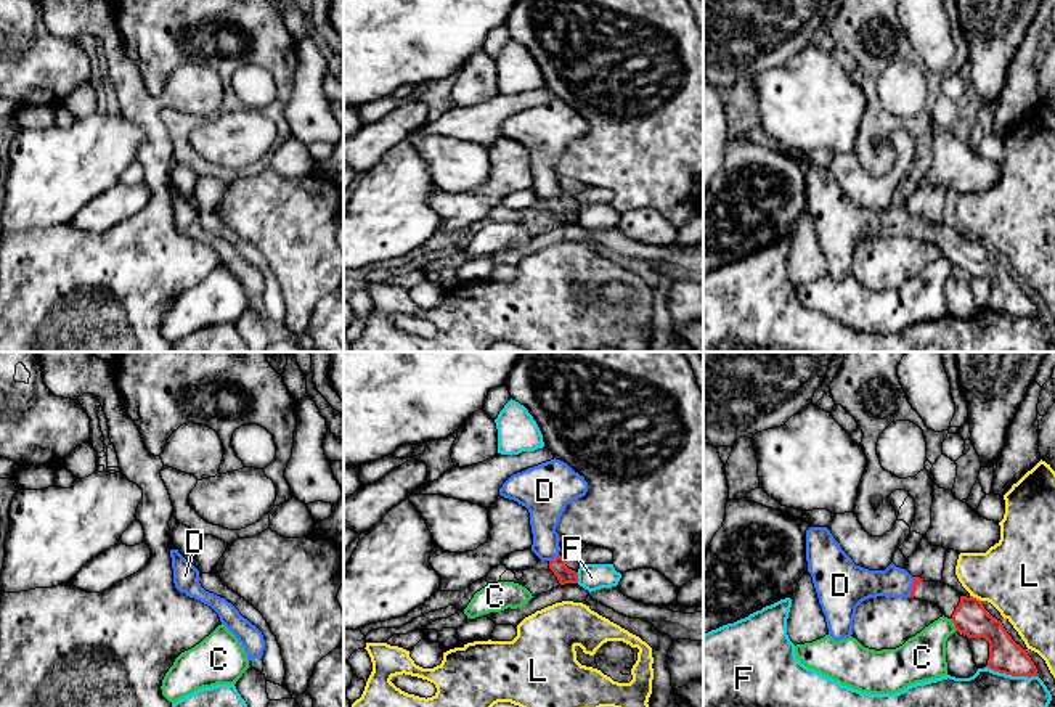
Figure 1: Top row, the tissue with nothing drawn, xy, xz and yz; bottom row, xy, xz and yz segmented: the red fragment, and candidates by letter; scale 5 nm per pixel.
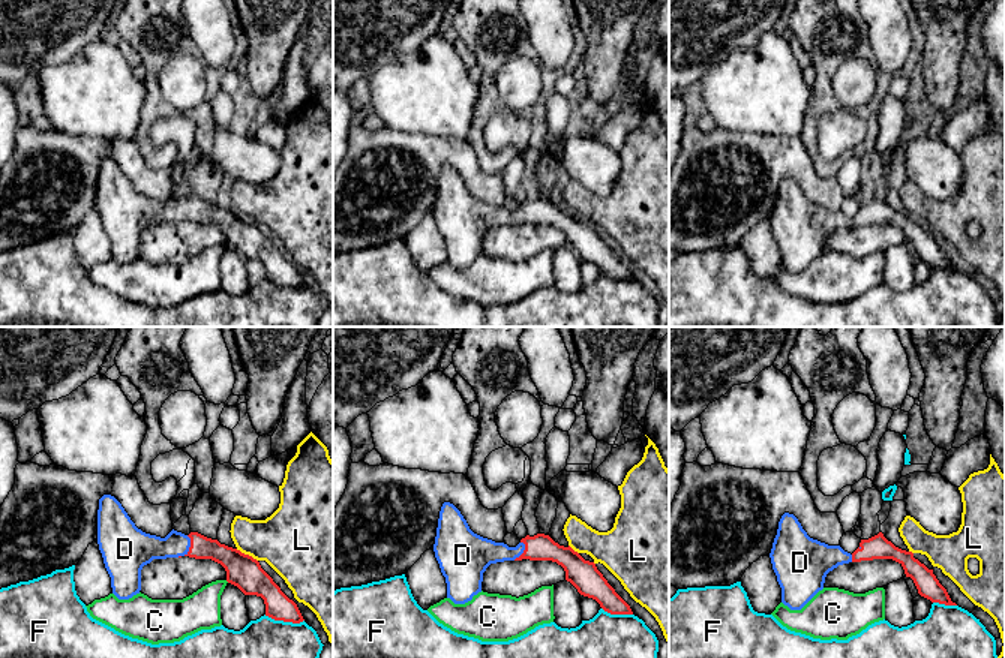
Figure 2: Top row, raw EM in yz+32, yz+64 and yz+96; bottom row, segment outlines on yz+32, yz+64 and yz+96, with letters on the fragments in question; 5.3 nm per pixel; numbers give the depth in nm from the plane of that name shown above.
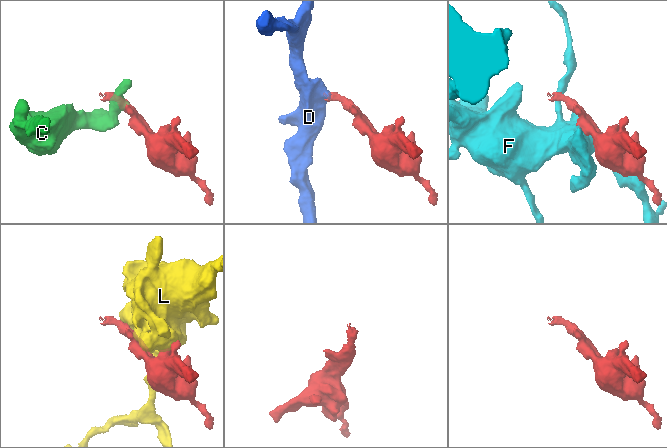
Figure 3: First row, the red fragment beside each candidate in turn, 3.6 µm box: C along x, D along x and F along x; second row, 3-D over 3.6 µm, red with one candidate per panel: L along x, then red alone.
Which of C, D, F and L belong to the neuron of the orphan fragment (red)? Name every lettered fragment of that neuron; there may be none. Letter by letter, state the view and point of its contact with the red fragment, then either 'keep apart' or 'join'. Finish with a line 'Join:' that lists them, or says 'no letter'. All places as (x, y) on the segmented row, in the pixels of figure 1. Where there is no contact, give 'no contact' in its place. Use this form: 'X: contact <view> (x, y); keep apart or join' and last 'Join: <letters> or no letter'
C: contact yz (954, 625); keep apart
D: contact xz (556, 558); join
F: contact yz (1012, 675); keep apart
L: contact yz (975, 598); keep apart
Join: D

